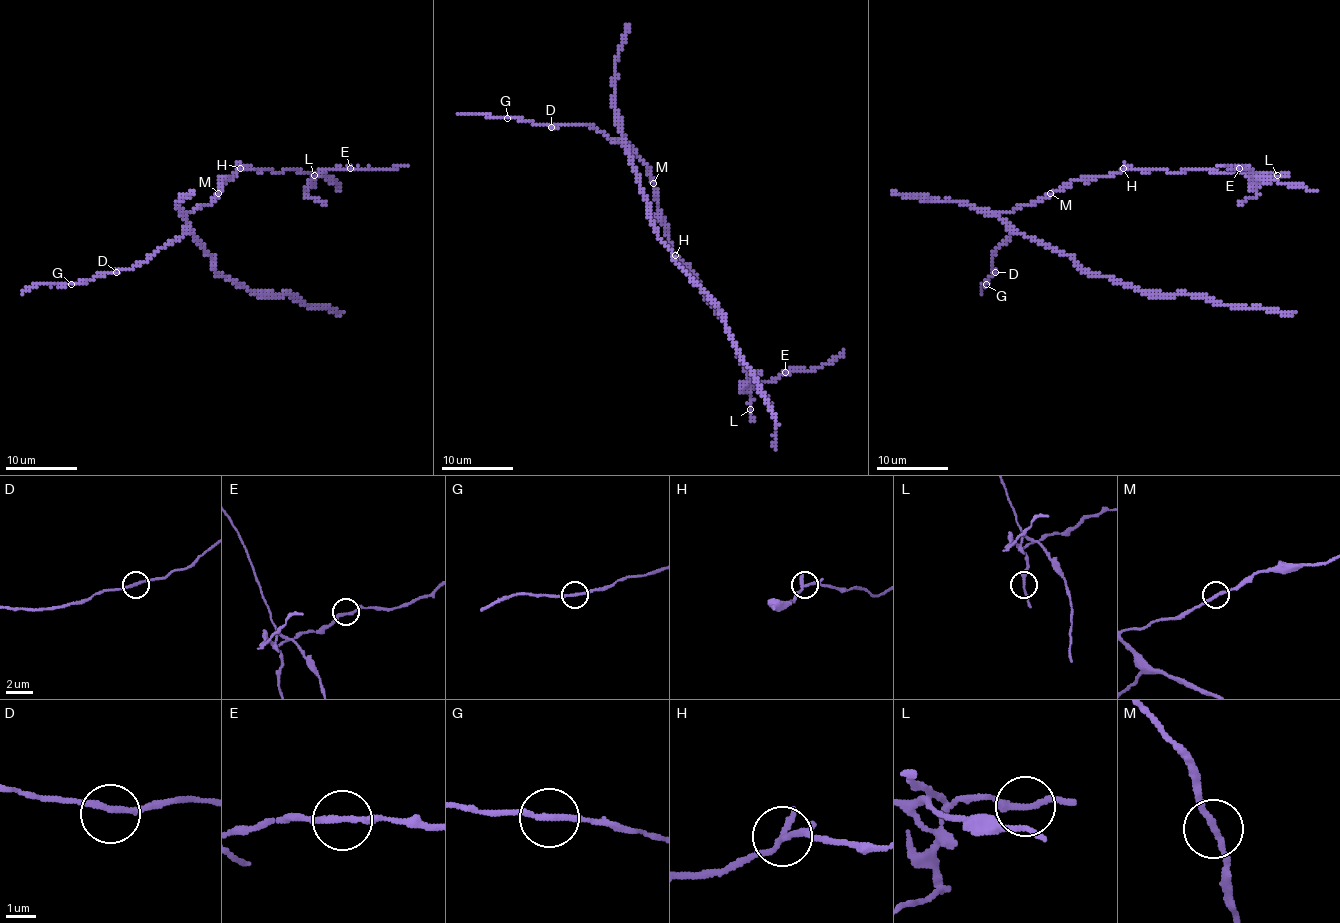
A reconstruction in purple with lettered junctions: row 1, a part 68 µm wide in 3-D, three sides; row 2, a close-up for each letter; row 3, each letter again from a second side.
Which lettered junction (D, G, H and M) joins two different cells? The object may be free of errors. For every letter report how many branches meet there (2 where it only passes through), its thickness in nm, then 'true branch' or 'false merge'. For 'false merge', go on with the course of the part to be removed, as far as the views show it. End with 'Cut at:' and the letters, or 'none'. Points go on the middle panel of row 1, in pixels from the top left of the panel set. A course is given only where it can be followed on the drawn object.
D: branches 2; calibre 200 nm; true branch
G: branches 2; calibre 200 nm; true branch
H: branches 2; calibre 200 nm; false merge; course (675, 256), (700, 283), (753, 384), (776, 381), (793, 370), (819, 368), (844, 350)
M: branches 2; calibre 200 nm; true branch
Cut at: H

